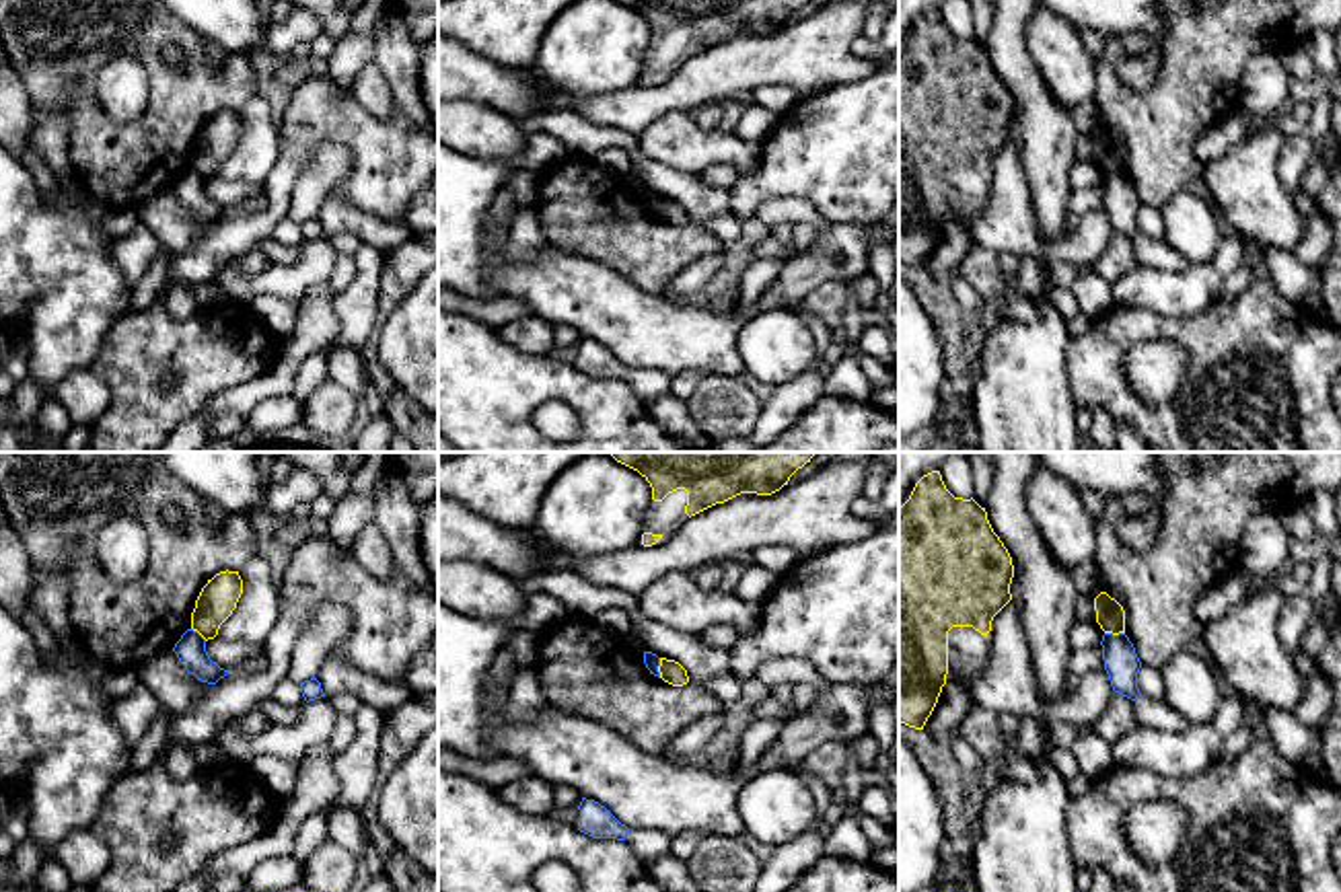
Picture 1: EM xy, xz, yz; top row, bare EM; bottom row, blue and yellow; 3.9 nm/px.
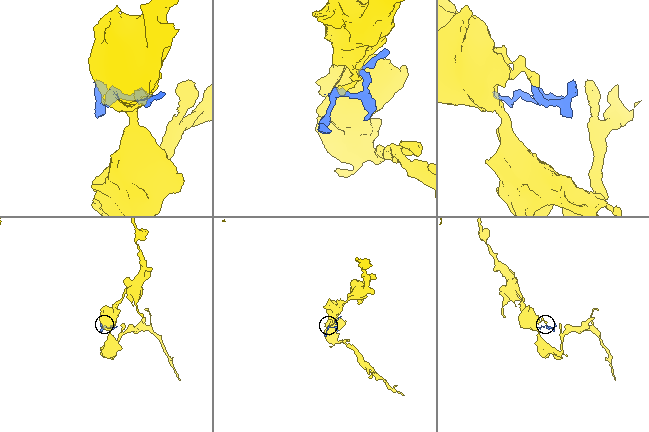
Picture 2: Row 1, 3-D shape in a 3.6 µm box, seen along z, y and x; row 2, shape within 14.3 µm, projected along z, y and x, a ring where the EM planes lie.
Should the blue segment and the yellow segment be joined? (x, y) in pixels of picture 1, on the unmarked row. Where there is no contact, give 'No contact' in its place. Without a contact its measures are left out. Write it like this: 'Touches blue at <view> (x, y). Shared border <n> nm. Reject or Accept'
Touches blue at xz (657, 208). Shared border 80 nm. Reject

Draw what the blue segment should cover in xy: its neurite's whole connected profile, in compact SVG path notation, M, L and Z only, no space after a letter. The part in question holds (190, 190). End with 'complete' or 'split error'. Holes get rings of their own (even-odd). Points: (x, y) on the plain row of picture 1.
M187 169L181 175L173 191L177 193L185 210L202 222L216 224L228 214L228 210L210 199L206 191L206 179L193 169Z; complete

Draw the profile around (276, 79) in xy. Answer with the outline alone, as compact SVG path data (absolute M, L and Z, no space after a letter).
M269 51L251 53L249 60L257 76L257 95L267 101L276 123L282 121L300 80L327 74L327 60L309 51L300 60L276 60Z

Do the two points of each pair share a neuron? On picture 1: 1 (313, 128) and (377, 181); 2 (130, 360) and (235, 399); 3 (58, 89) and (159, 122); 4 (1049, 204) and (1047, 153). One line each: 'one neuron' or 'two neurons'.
1: one neuron
2: two neurons
3: one neuron
4: one neuron

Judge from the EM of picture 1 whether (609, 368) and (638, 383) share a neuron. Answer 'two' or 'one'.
one

